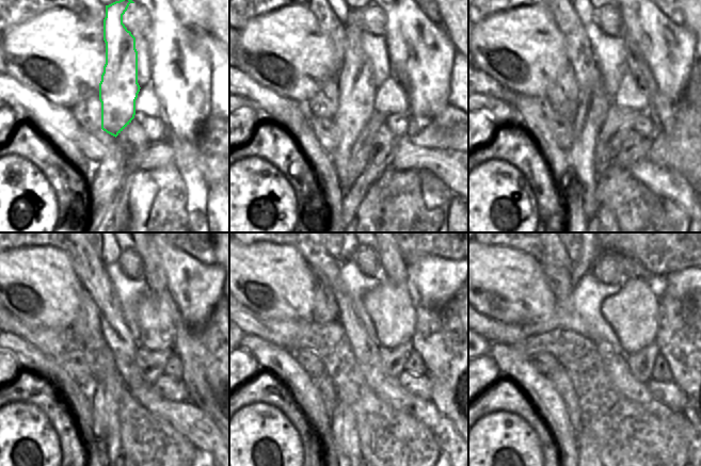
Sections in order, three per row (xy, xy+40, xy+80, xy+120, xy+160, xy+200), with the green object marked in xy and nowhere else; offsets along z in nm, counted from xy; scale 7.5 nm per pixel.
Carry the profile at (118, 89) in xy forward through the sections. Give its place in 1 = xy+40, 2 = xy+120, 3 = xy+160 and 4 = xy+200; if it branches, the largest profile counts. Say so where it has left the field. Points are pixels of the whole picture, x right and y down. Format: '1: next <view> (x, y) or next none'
1: next xy+40 (356, 91)
2: next xy+120 (106, 423)
3: next xy+160 (344, 428)
4: next xy+200 (586, 449)

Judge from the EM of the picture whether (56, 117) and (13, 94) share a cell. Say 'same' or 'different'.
same

